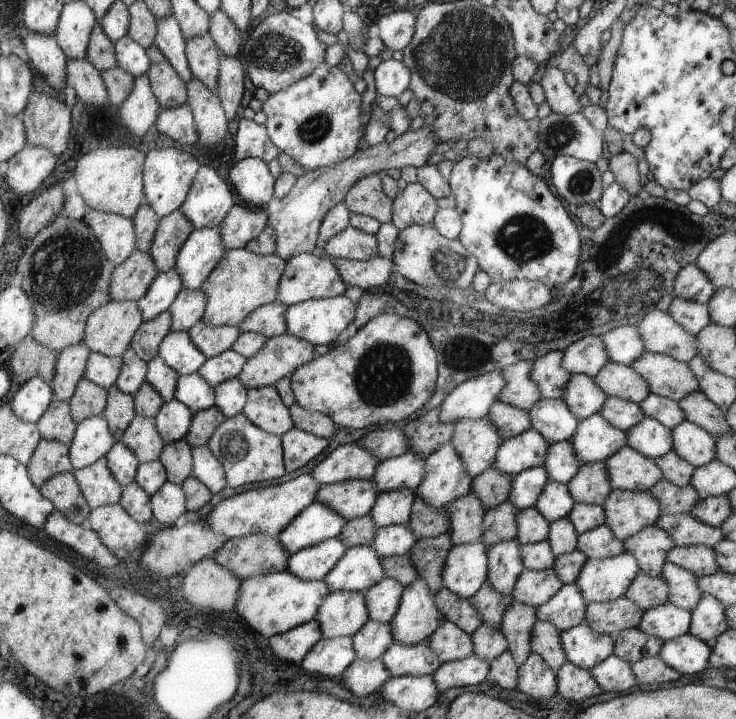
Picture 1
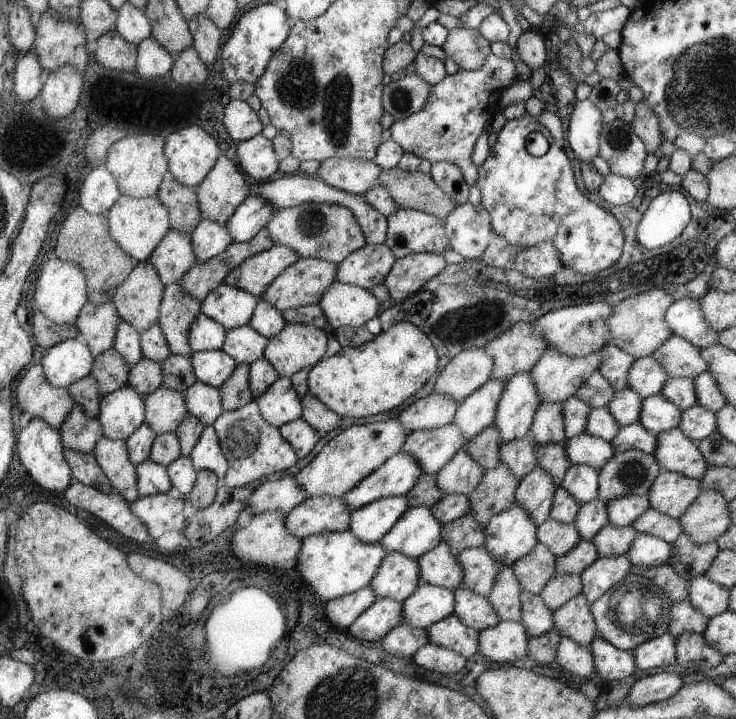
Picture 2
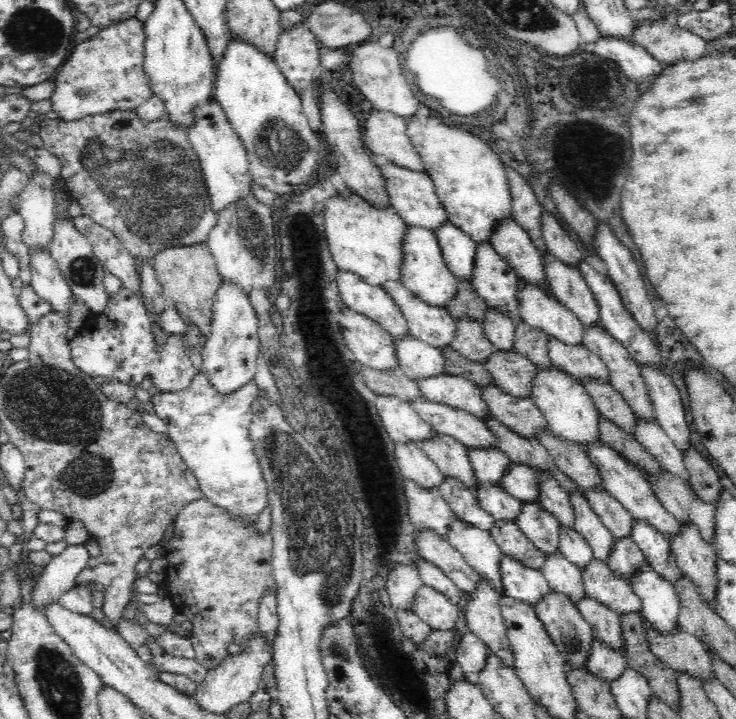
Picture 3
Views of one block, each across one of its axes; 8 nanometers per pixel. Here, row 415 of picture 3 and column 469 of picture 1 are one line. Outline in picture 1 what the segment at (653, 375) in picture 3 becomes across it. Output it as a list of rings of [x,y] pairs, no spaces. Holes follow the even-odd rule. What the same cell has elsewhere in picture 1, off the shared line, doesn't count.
[[[471,653],[467,658],[449,661],[440,666],[433,676],[440,692],[455,687],[470,687],[484,683],[490,673],[490,664]]]

